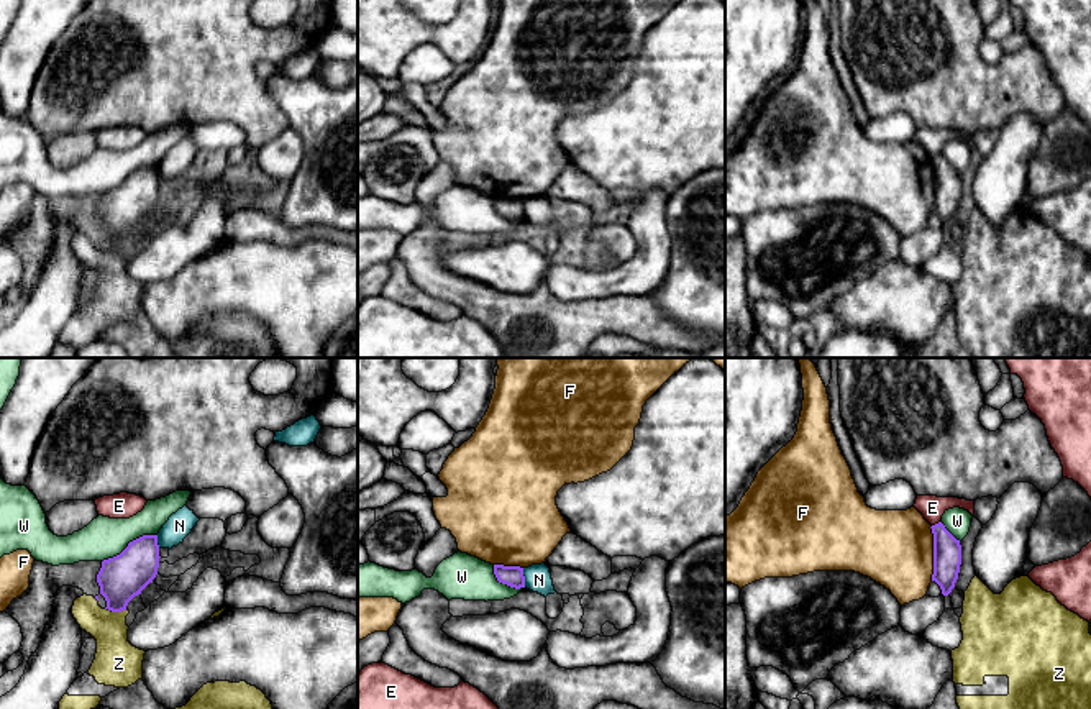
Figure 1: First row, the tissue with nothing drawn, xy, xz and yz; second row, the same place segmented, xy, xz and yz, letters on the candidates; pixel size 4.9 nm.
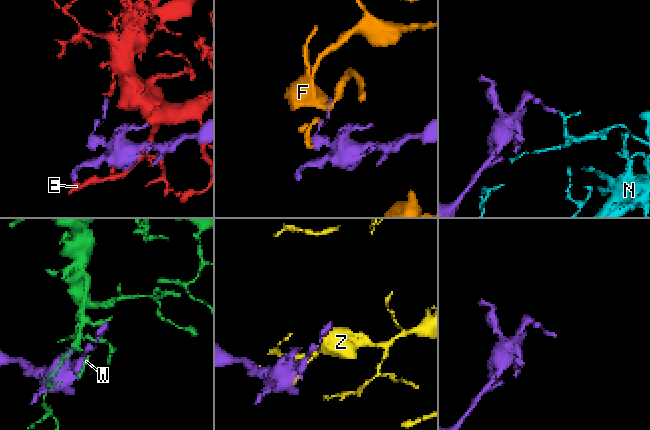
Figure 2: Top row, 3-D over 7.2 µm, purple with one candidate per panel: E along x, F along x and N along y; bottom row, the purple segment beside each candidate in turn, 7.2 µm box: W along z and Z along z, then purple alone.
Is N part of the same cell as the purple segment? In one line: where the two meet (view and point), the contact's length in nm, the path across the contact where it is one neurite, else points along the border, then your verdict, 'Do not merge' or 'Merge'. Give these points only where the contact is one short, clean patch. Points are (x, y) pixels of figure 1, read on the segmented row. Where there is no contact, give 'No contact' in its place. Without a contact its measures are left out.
Touches purple at xz (524, 578). Shared border 100 nm. Boundary: xz (522, 568), (525, 586). Do not merge

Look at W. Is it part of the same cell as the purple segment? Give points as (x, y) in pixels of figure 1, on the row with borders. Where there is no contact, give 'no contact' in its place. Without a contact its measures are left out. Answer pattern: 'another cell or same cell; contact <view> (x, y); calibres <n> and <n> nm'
another cell; contact xy (128, 544); calibres 220 and 200 nm

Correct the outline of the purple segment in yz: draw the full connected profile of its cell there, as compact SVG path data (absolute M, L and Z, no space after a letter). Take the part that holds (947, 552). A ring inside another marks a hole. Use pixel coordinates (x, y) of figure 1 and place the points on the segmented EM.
M942 522L930 527L934 533L934 574L943 596L955 588L961 565L961 545Z

